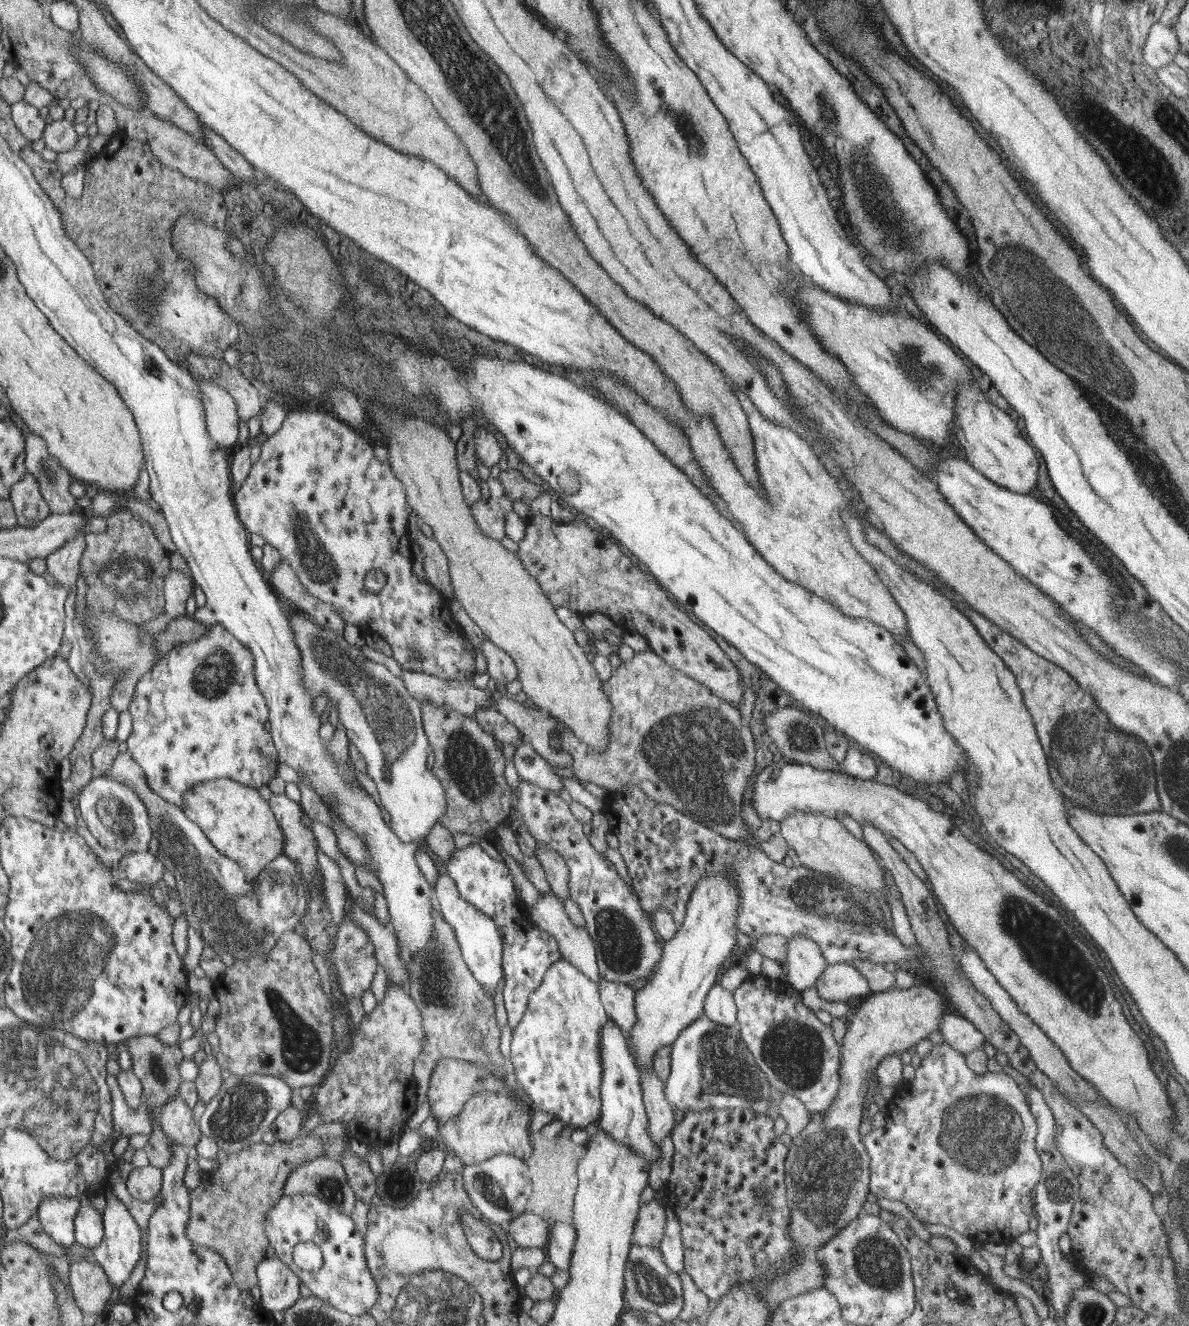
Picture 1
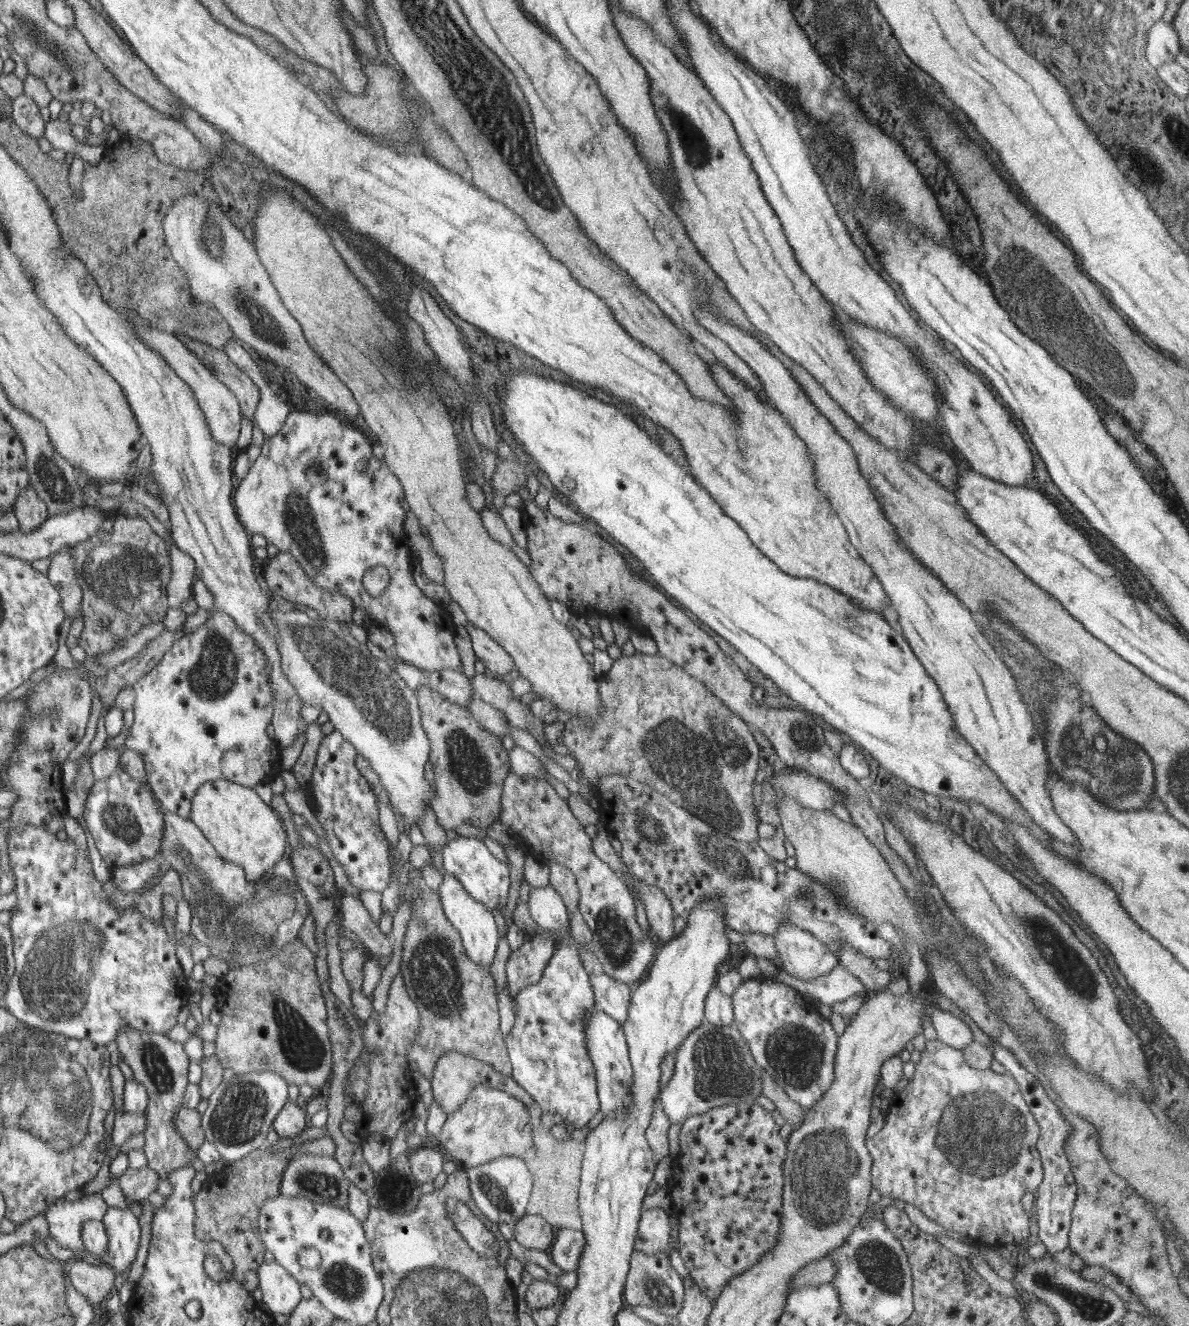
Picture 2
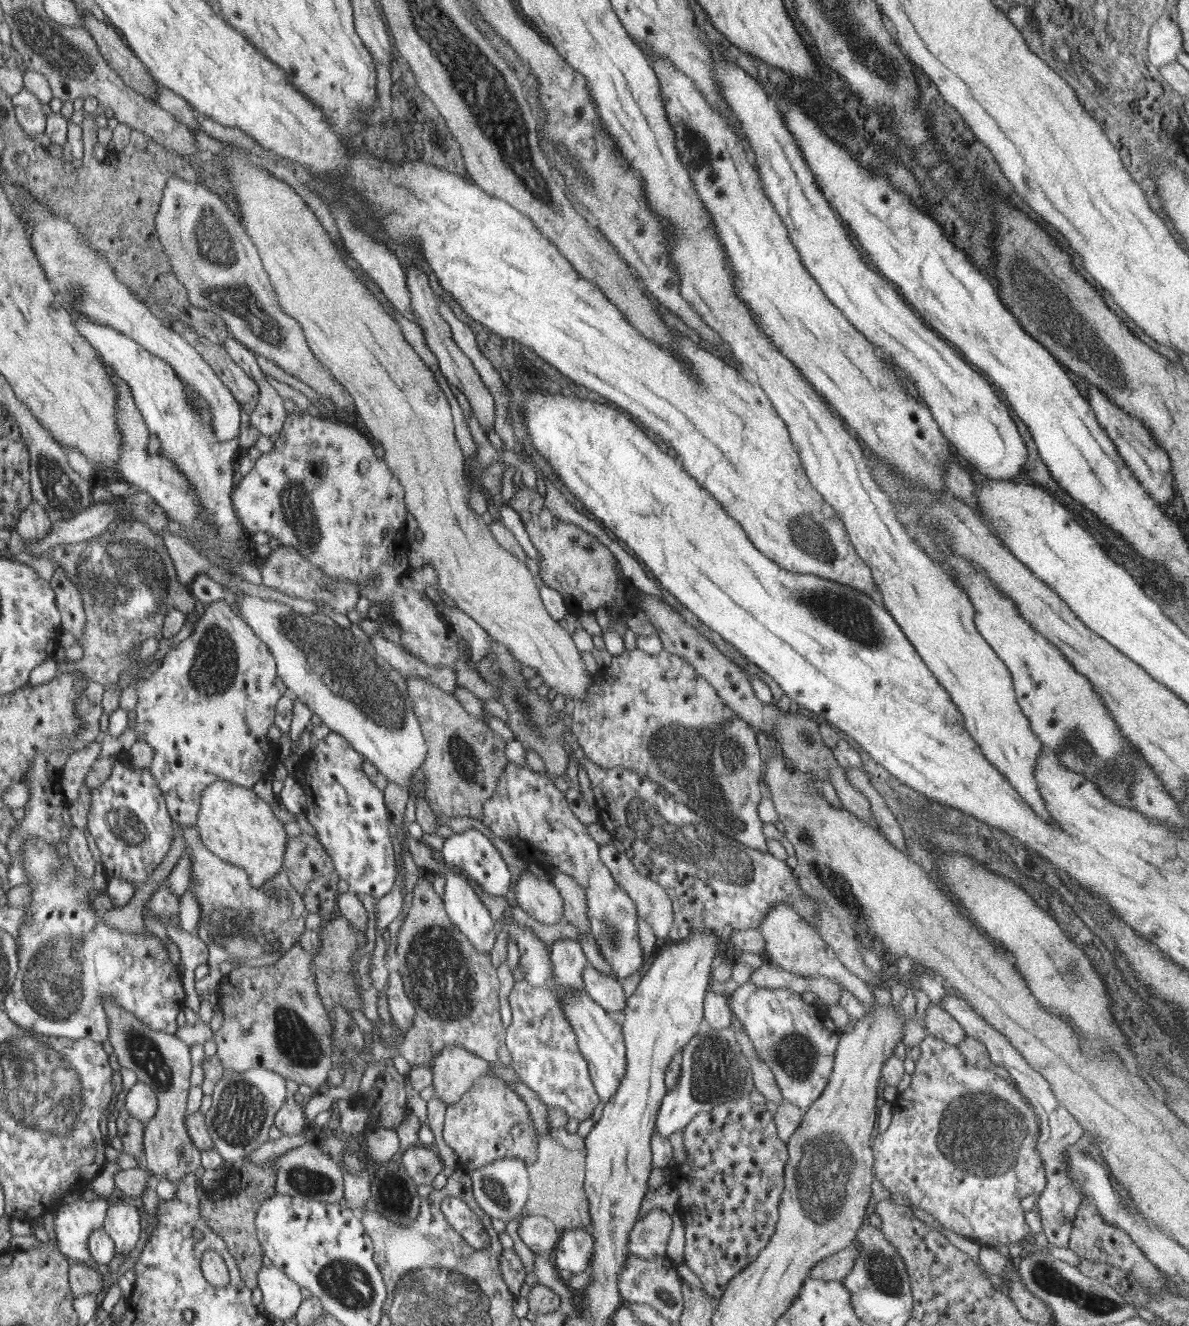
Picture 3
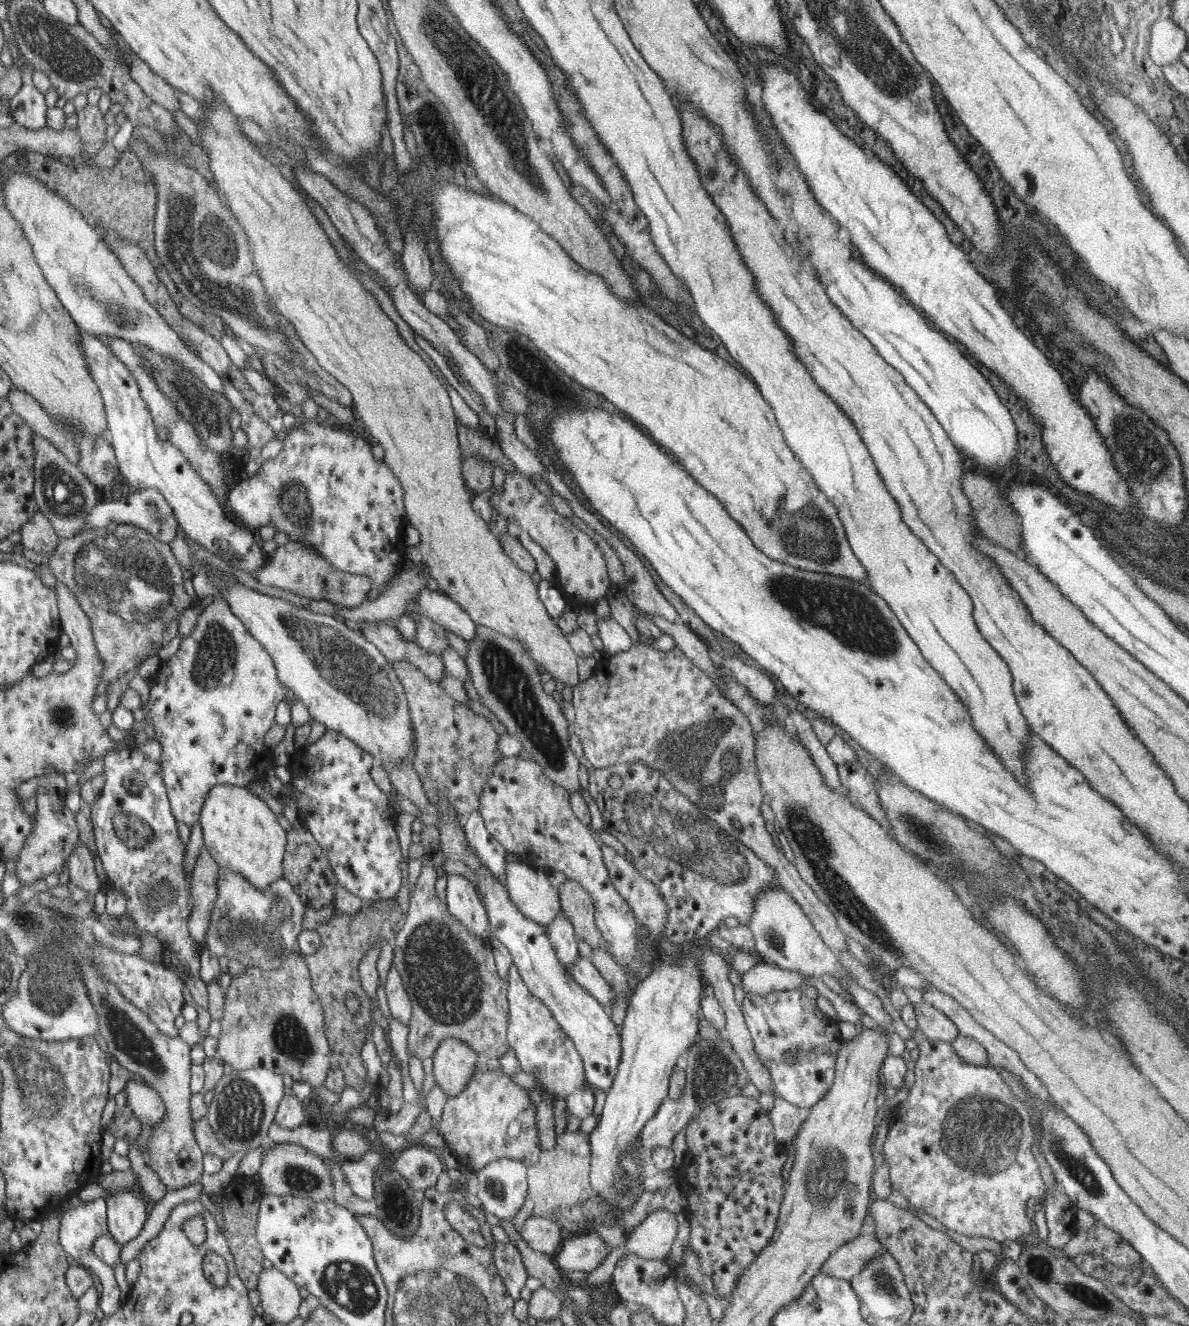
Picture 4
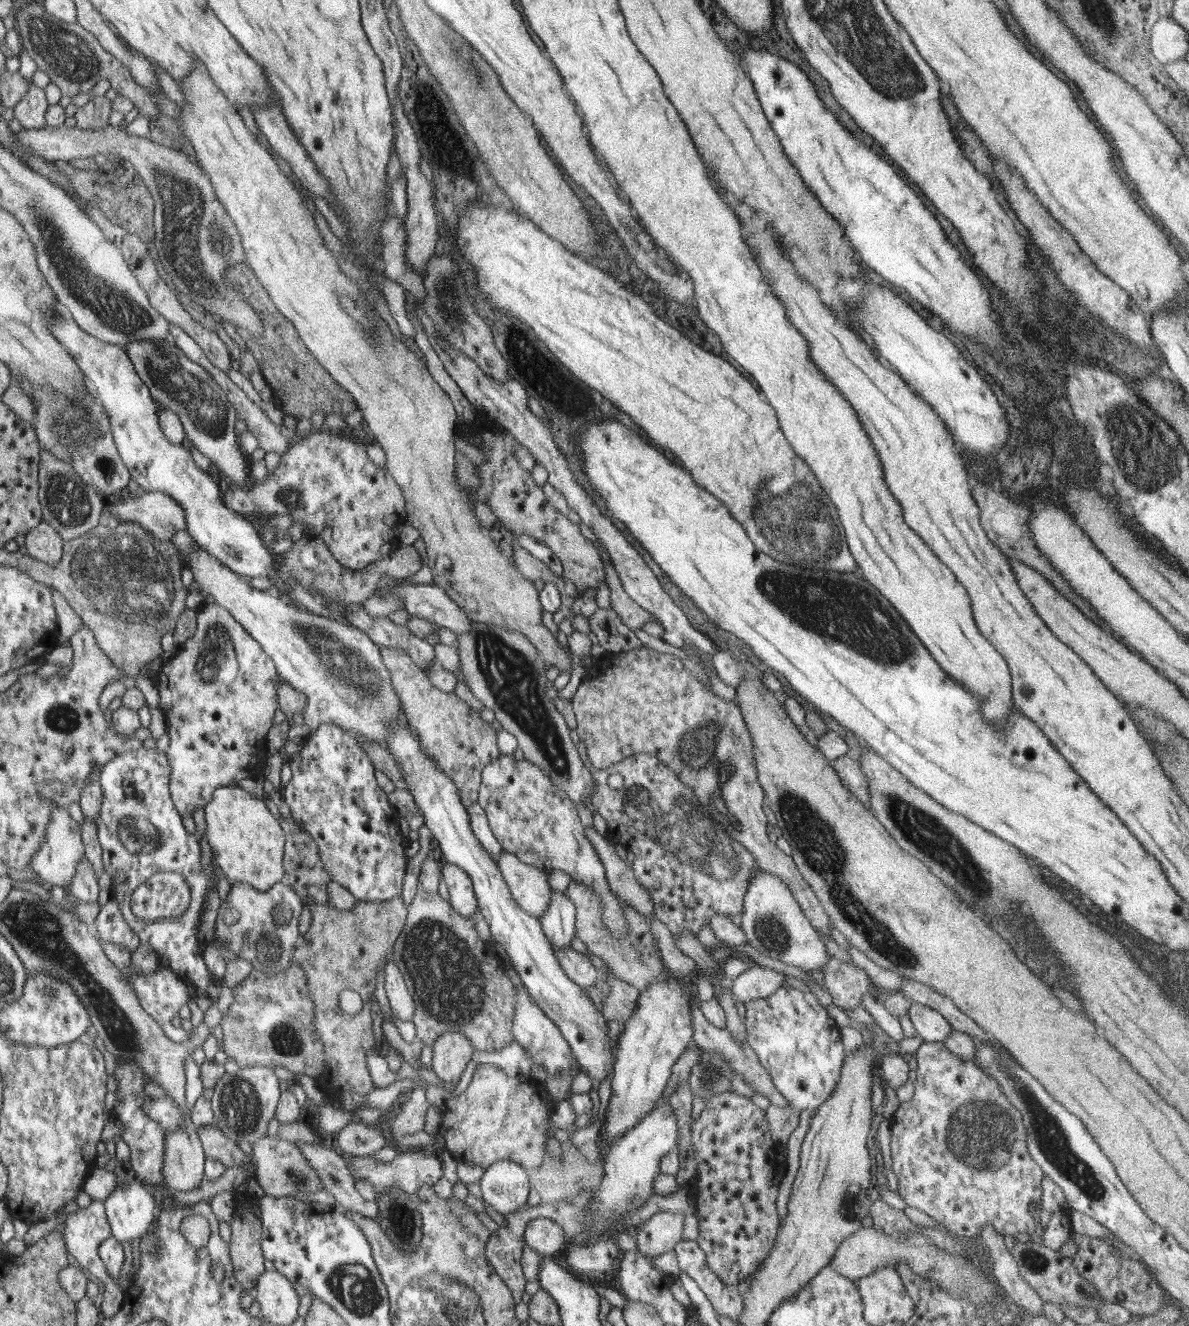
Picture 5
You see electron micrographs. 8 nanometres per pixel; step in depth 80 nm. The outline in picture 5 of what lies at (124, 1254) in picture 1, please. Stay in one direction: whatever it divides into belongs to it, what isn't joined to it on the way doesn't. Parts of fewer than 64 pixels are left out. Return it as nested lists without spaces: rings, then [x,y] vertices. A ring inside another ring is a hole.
[[[128,1171],[122,1173],[127,1179],[108,1196],[105,1212],[112,1227],[111,1236],[120,1242],[130,1242],[148,1231],[156,1212],[156,1200],[140,1184],[140,1179]]]

